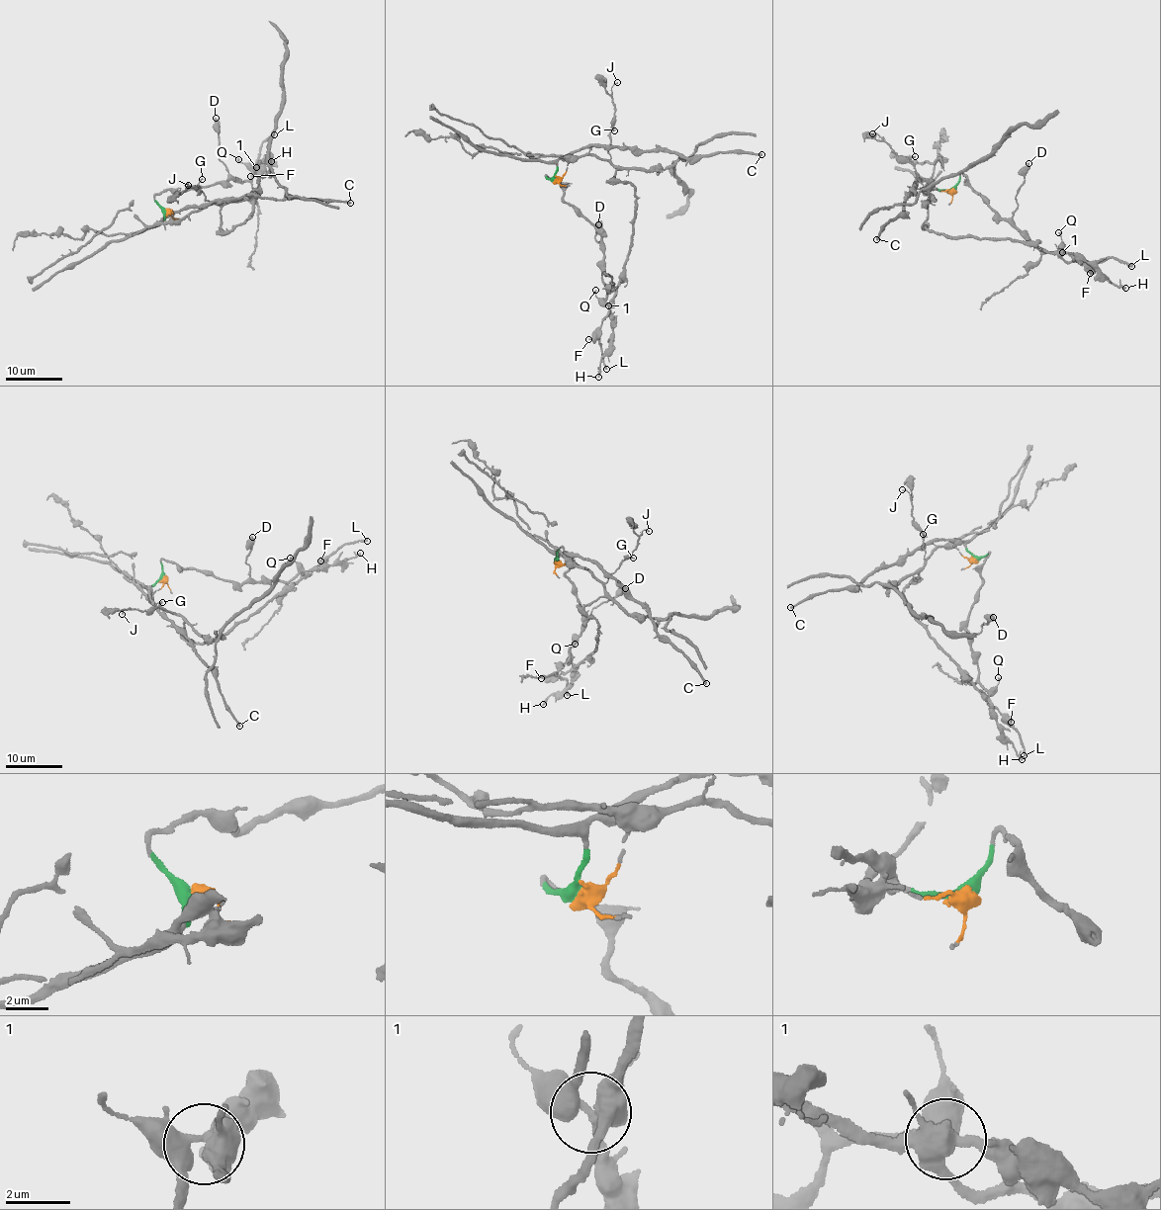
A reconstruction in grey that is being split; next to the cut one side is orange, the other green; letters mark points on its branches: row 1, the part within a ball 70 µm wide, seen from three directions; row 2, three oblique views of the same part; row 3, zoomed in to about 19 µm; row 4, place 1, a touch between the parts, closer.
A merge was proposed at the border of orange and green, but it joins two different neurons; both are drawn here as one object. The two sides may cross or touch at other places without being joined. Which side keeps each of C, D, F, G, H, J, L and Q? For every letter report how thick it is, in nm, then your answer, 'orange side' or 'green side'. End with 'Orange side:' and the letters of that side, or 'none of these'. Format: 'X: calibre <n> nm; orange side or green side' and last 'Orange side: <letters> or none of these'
C: calibre 280 nm; green side
D: calibre 480 nm; green side
F: calibre 200 nm; orange side
G: calibre 110 nm; orange side
H: calibre 190 nm; green side
J: calibre 90 nm; orange side
L: calibre 320 nm; orange side
Q: calibre 130 nm; green side
Orange side: F, G, J, L

